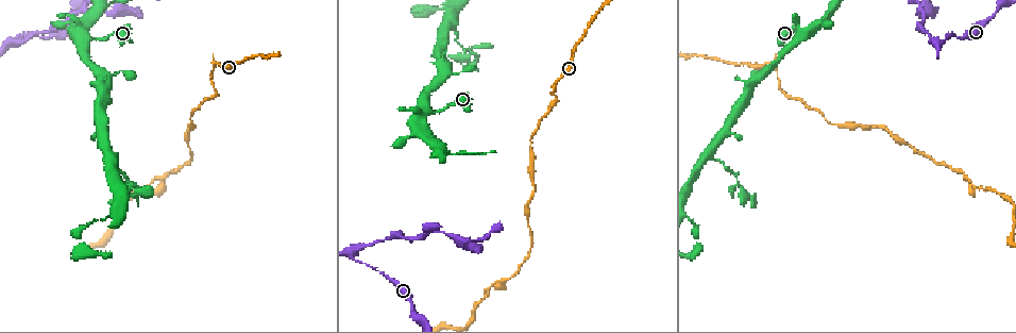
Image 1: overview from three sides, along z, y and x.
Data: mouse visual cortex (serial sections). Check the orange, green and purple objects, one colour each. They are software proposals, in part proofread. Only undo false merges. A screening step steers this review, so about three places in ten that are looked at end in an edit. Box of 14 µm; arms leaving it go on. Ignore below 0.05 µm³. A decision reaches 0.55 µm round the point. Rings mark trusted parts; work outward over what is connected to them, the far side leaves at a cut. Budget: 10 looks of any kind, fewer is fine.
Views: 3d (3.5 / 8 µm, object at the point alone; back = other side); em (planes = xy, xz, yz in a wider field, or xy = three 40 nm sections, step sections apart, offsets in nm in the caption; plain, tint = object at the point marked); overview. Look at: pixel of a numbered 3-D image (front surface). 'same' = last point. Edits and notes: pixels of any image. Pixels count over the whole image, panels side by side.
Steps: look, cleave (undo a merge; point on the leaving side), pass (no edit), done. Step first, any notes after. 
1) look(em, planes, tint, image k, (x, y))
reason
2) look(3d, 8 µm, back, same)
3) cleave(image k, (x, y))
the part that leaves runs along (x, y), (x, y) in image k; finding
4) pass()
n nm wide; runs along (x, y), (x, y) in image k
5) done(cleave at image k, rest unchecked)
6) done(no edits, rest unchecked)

look(em, xy, step 1, tint, image 1, (553, 95))
sharp bend

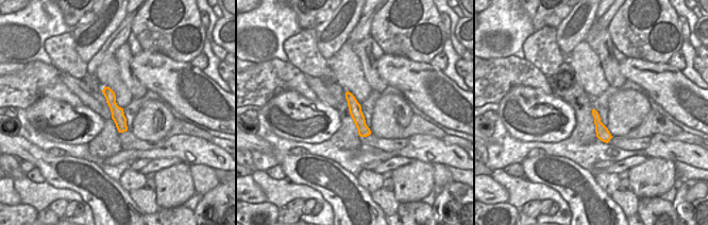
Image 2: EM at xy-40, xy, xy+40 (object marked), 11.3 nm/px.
look(3d, 3.5 µm, same)
see where the arms go

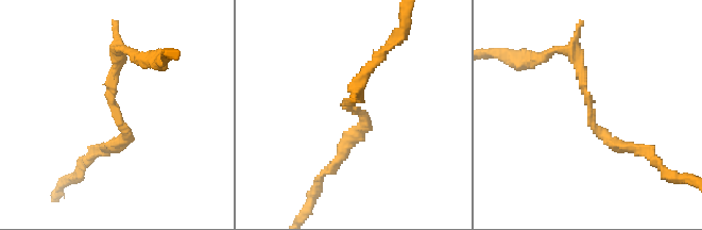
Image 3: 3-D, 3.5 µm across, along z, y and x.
pass()
runs along (106, 89), (123, 128) in image 2; all the same cell

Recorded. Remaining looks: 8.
look(3d, 8 µm, image 1, (84, 35))
a fork

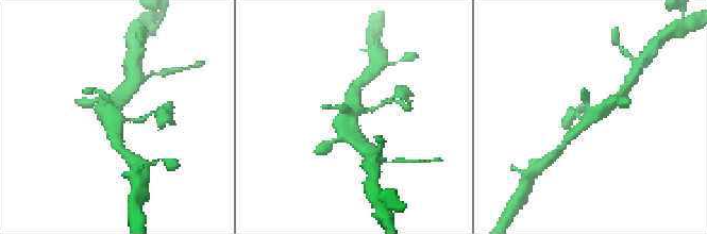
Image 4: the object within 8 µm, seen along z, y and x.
look(em, planes, tint, image 4, (112, 115))
now the EM

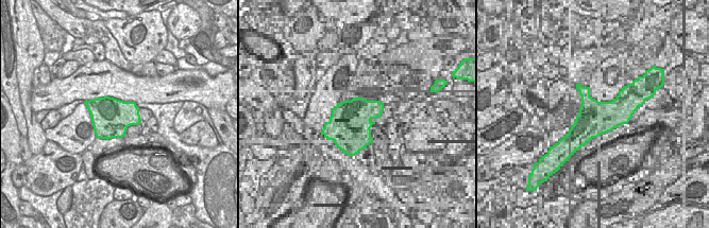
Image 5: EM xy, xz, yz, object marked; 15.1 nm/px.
pass()
continuous, no second cell

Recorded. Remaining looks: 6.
look(3d, 8 µm, image 1, (355, 260))
three arms meet

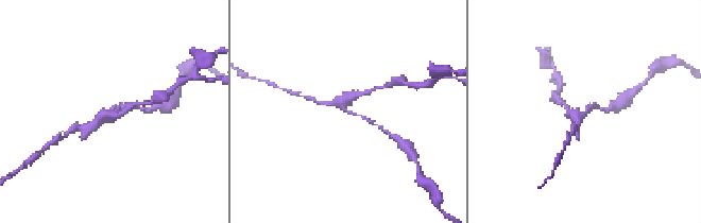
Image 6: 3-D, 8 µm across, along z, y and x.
look(em, xy, step 5, tint, image 6, (346, 110))
3 arms; arms of 150, 200, 250 nm; shape alone is not enough

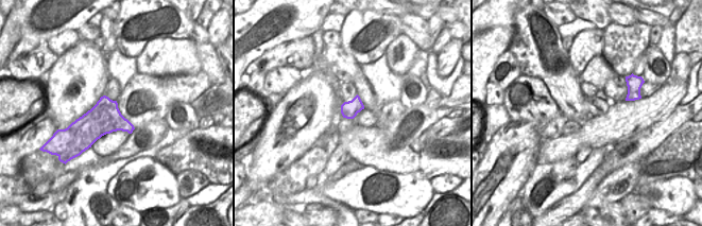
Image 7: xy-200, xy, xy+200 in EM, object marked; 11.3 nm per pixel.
cleave(image 6, (357, 93))
border along (67, 127), (72, 133), (73, 140) in image 7; a second cell is stuck on

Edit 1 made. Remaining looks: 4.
look(overview)
see it whole again

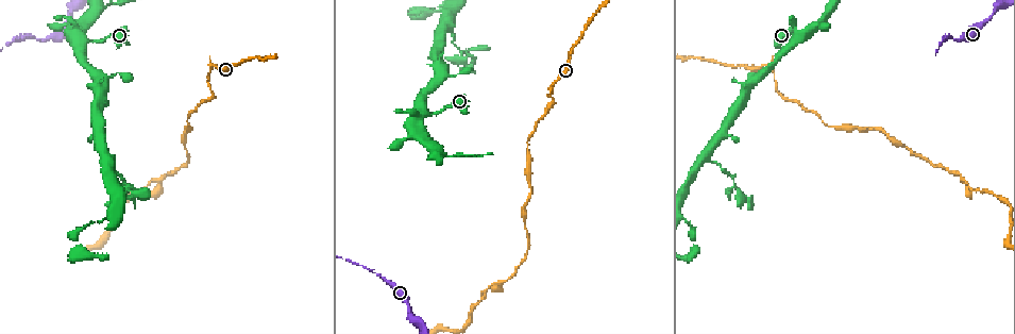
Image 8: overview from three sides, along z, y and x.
look(3d, 8 µm, image 8, (106, 159))
arms part here

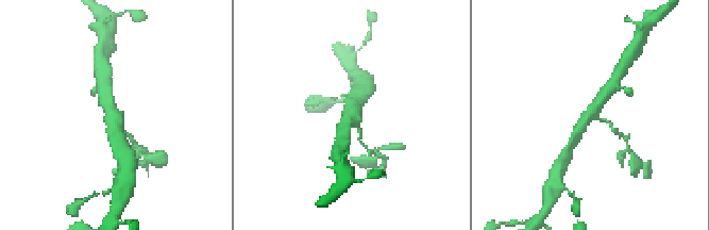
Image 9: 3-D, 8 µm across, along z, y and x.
look(3d, 3.5 µm, image 9, (590, 115))

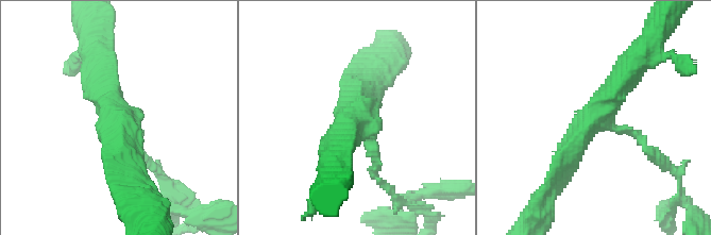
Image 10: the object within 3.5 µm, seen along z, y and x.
look(em, planes, tint, image 10, (592, 115))
3 arms; arms of 150, 400, 400 nm

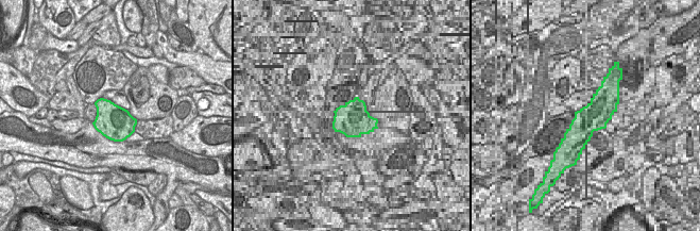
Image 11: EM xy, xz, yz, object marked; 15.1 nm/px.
pass()
runs along (638, 60), (586, 126), (561, 174) in image 10; one cell here

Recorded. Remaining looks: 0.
done(cleave at image 6, rest unchecked)

